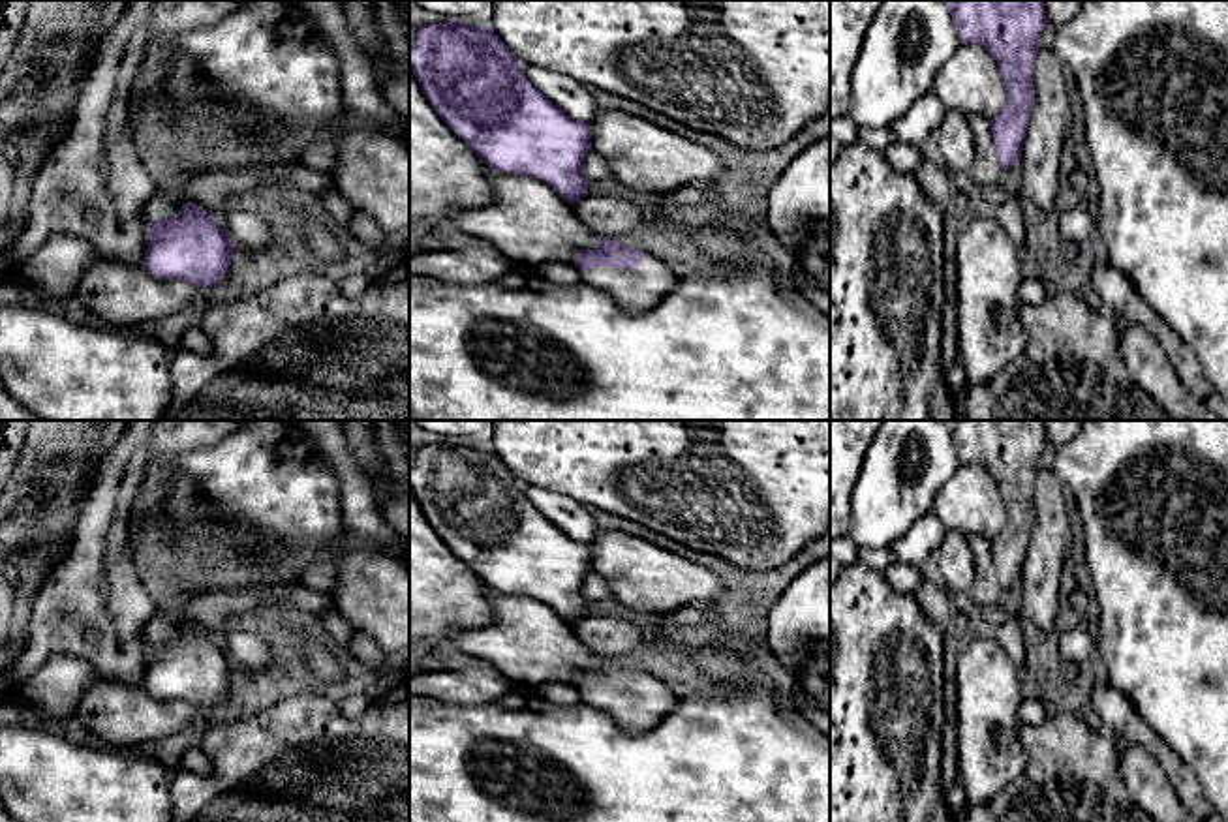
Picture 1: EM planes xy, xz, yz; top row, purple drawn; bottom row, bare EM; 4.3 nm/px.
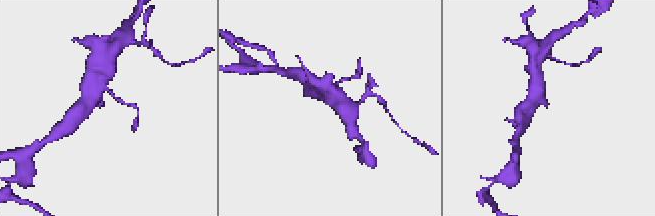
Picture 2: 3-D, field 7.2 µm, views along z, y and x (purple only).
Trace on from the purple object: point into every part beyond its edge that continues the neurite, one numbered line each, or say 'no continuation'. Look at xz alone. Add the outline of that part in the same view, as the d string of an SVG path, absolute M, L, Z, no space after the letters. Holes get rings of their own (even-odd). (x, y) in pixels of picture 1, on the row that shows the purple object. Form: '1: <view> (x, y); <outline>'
1: xz (635, 289); M650 253L637 268L597 266L580 272L580 276L582 282L612 295L627 312L653 308L680 280L663 261Z

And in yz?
no continuation

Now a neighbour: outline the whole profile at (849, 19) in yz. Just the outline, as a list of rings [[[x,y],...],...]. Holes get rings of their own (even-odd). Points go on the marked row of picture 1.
[[[830,0],[830,120],[851,111],[852,68],[881,2]]]

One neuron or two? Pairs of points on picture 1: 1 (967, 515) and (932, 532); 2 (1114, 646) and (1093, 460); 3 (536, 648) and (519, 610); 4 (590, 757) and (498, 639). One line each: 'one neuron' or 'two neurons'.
1: two neurons
2: one neuron
3: one neuron
4: two neurons

